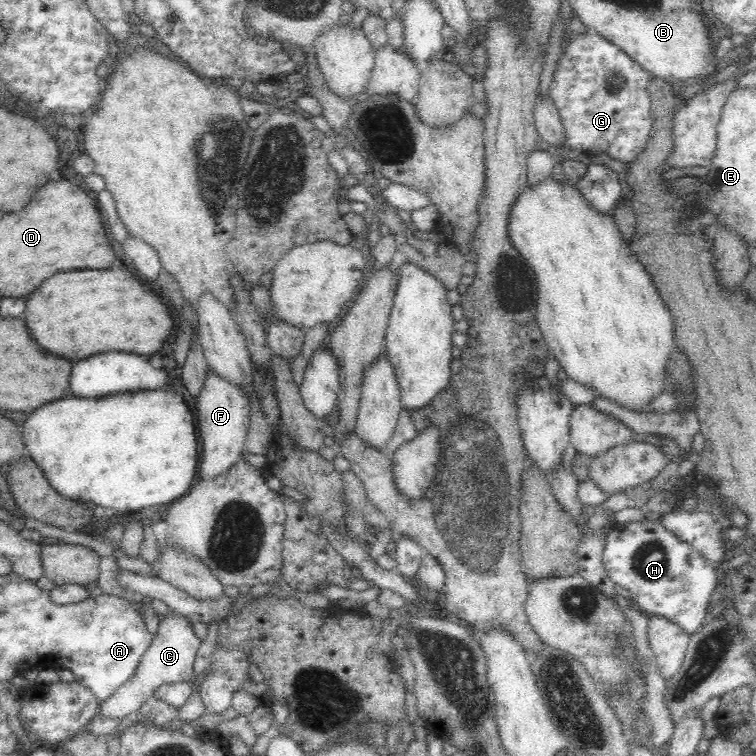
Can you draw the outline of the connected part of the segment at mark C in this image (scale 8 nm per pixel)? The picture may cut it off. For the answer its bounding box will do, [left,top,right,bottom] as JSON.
[99,610,200,720]

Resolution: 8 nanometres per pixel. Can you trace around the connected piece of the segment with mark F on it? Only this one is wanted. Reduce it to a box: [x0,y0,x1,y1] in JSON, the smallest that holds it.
[196,370,250,481]

